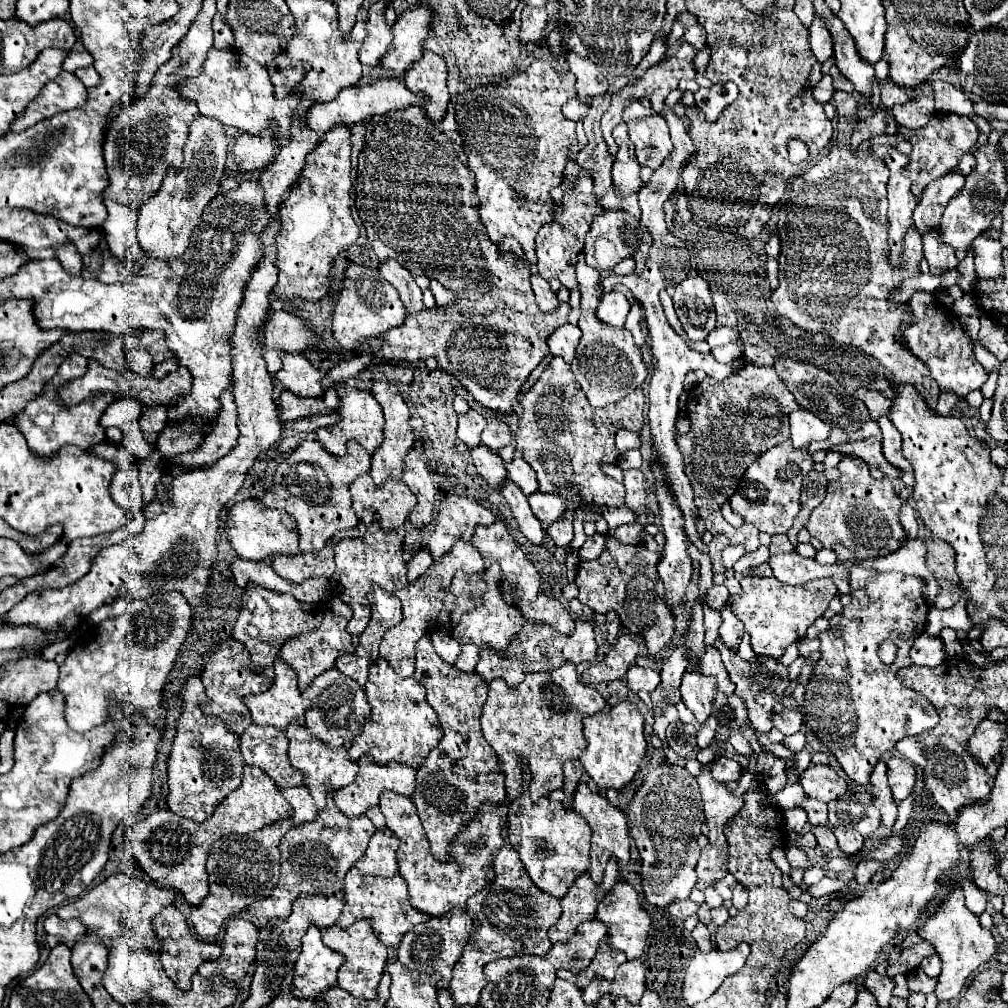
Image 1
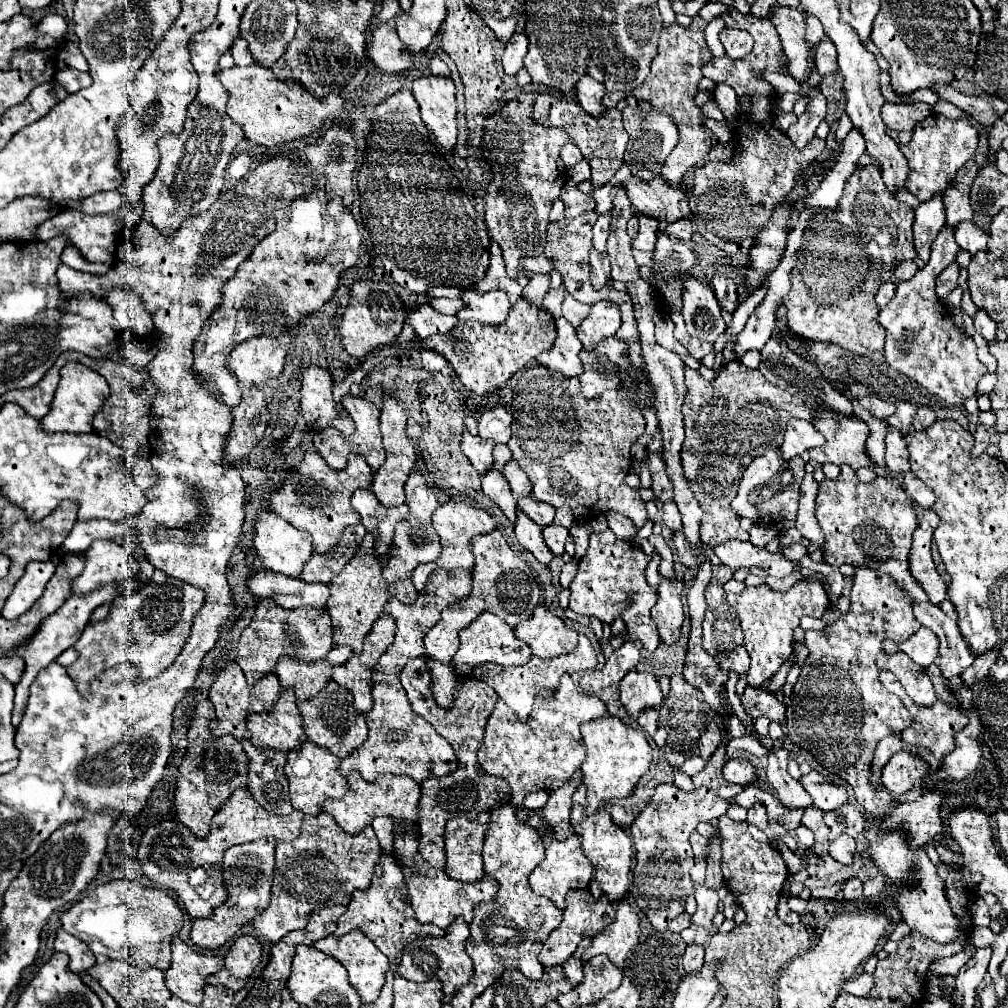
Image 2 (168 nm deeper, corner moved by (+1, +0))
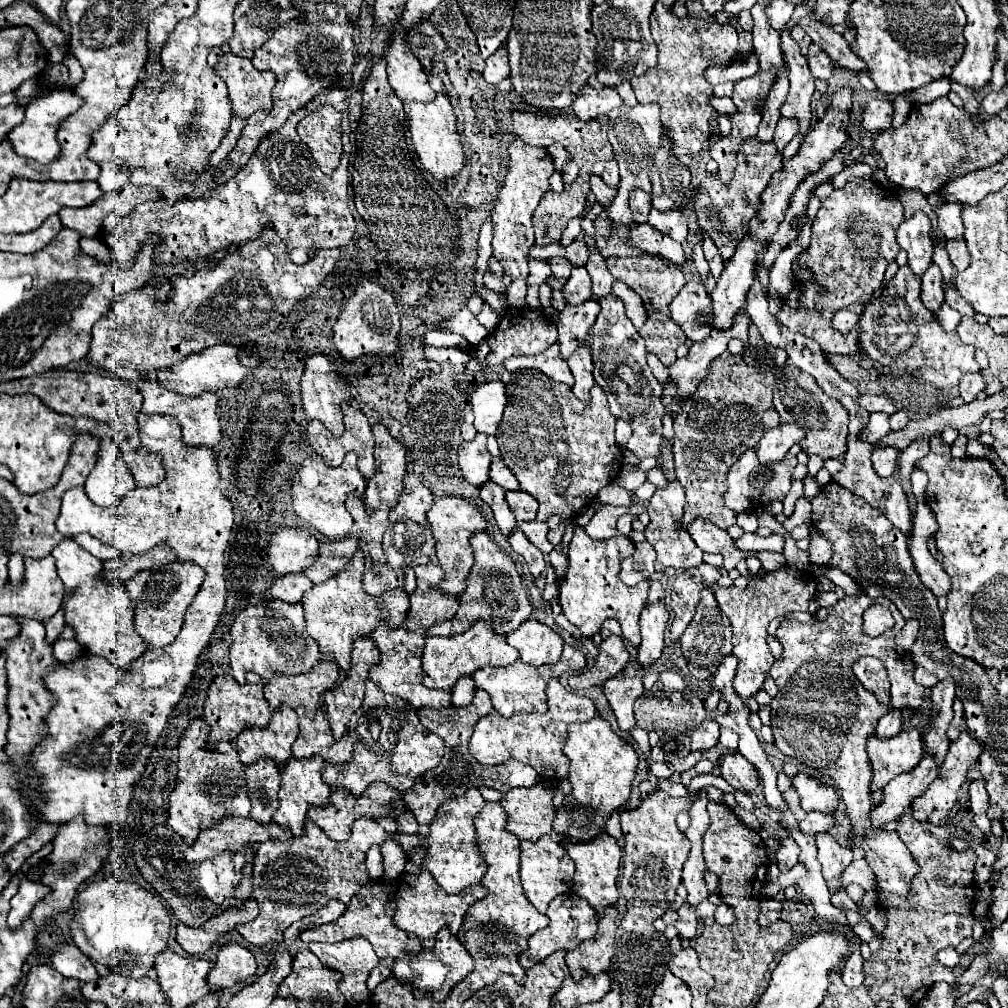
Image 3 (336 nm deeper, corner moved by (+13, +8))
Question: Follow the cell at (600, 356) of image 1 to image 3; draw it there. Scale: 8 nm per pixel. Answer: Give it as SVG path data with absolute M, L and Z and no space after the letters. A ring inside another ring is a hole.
M579 347L569 359L569 369L575 377L575 385L573 385L573 393L577 399L581 399L583 403L591 403L591 387L595 385L593 379L593 363L591 363L591 349L589 347Z

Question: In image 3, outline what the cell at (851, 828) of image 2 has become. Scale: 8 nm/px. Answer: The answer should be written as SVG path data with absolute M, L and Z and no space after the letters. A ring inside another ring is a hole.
M807 813L807 817L803 821L799 821L799 831L807 833L807 835L817 835L817 833L825 833L829 827L833 827L835 823L835 815L823 815L823 813Z

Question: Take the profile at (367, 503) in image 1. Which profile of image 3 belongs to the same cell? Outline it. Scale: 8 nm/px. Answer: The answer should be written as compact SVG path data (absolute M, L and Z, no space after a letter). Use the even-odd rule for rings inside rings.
M349 495L345 501L347 511L351 513L355 525L361 529L361 539L369 551L369 557L373 563L385 563L385 553L381 549L381 539L387 529L387 515L389 511L375 511L369 515L363 507L363 499Z

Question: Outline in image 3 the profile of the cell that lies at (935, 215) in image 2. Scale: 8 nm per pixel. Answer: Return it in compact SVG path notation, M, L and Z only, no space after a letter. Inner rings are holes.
M923 211L915 213L911 219L905 219L897 229L897 243L901 245L903 251L907 251L909 255L907 265L917 277L921 277L931 265L933 241L927 235L929 229L931 229L931 221Z

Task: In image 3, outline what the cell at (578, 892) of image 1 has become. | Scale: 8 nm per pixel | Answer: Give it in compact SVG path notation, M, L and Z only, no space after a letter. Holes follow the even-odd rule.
M573 891L557 895L547 909L547 917L549 917L549 925L541 931L537 931L531 939L529 939L529 949L523 951L519 955L519 963L523 969L531 969L537 963L541 963L545 957L553 955L555 951L573 951L573 947L577 947L581 941L591 939L597 933L597 915L593 911L593 907L589 907L589 903L585 903L585 899L581 899L579 895L575 895Z

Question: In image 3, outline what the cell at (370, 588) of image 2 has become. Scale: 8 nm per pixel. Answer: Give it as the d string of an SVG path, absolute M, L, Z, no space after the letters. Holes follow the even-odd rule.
M357 551L353 561L349 561L349 567L345 567L325 583L313 585L303 597L309 635L319 643L321 653L339 665L343 675L347 675L351 667L353 641L371 635L377 629L379 621L385 621L389 627L399 627L409 609L409 595L405 593L405 589L391 589L375 599L373 595L367 595L363 589L363 571L365 559L363 553Z

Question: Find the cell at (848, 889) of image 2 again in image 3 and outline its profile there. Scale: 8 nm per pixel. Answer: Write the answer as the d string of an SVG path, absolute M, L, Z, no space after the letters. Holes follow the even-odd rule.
M839 891L839 895L833 895L833 897L831 897L831 903L833 903L837 909L841 909L841 911L857 909L857 903L853 903L845 891Z

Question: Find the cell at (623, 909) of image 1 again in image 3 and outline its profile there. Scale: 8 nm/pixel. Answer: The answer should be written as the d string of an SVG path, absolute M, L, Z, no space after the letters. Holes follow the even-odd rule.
M609 907L605 915L599 919L599 929L597 935L585 943L581 943L577 949L569 951L565 955L569 973L573 979L581 979L581 975L597 975L605 973L607 967L611 965L613 951L615 951L615 919L617 919L617 909Z

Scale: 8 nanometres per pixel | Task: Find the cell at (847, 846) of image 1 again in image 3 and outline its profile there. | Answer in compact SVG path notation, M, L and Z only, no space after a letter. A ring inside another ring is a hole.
M819 833L815 839L817 839L819 861L823 865L823 877L827 881L827 887L829 887L831 893L837 893L837 891L843 889L841 873L853 861L853 851L849 847L841 847L827 833Z

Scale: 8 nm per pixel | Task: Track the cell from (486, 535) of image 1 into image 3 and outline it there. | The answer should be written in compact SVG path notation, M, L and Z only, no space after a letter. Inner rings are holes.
M475 533L471 539L471 547L475 551L475 565L471 567L471 573L467 577L467 589L459 599L459 611L451 621L439 623L427 631L427 637L433 635L457 635L469 629L475 621L485 621L497 631L499 635L507 635L515 631L525 619L529 619L531 603L525 595L525 589L521 585L523 571L517 567L513 555L509 557L503 553L487 533Z

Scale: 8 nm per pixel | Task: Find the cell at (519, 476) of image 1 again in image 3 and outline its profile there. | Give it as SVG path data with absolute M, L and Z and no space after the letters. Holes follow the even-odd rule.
M499 457L493 459L493 463L491 463L491 479L493 479L497 485L501 485L503 489L509 489L509 491L519 489L517 477L505 467L505 463L503 463Z

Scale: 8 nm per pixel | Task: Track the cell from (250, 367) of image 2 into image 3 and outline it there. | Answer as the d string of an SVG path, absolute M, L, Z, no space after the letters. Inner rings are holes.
M215 345L205 349L203 353L193 353L185 357L181 363L171 365L169 369L157 369L157 381L183 397L199 397L205 391L219 391L219 389L231 389L241 383L241 379L247 375L247 369L239 365L237 359L239 347L233 345Z

